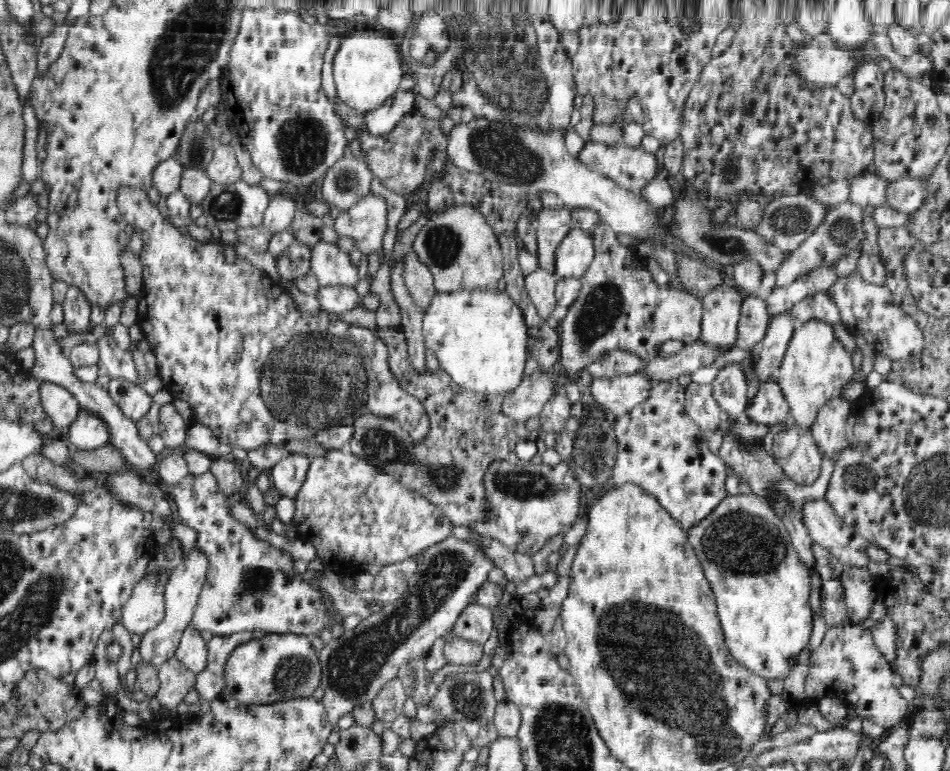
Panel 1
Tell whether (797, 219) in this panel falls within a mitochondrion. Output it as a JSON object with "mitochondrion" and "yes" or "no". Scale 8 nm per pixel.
{"mitochondrion":"yes"}

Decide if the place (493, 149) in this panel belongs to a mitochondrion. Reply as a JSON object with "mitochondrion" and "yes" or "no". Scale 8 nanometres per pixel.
{"mitochondrion":"yes"}

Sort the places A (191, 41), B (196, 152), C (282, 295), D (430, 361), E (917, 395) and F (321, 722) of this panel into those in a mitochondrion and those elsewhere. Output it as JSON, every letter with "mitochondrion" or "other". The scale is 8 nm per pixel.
{"A":"mitochondrion","B":"mitochondrion","C":"other","D":"other","E":"other","F":"other"}

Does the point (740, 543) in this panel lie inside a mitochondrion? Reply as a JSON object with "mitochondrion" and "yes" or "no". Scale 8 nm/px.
{"mitochondrion":"yes"}

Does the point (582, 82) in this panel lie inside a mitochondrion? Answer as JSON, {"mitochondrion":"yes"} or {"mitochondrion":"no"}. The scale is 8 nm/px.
{"mitochondrion":"no"}

